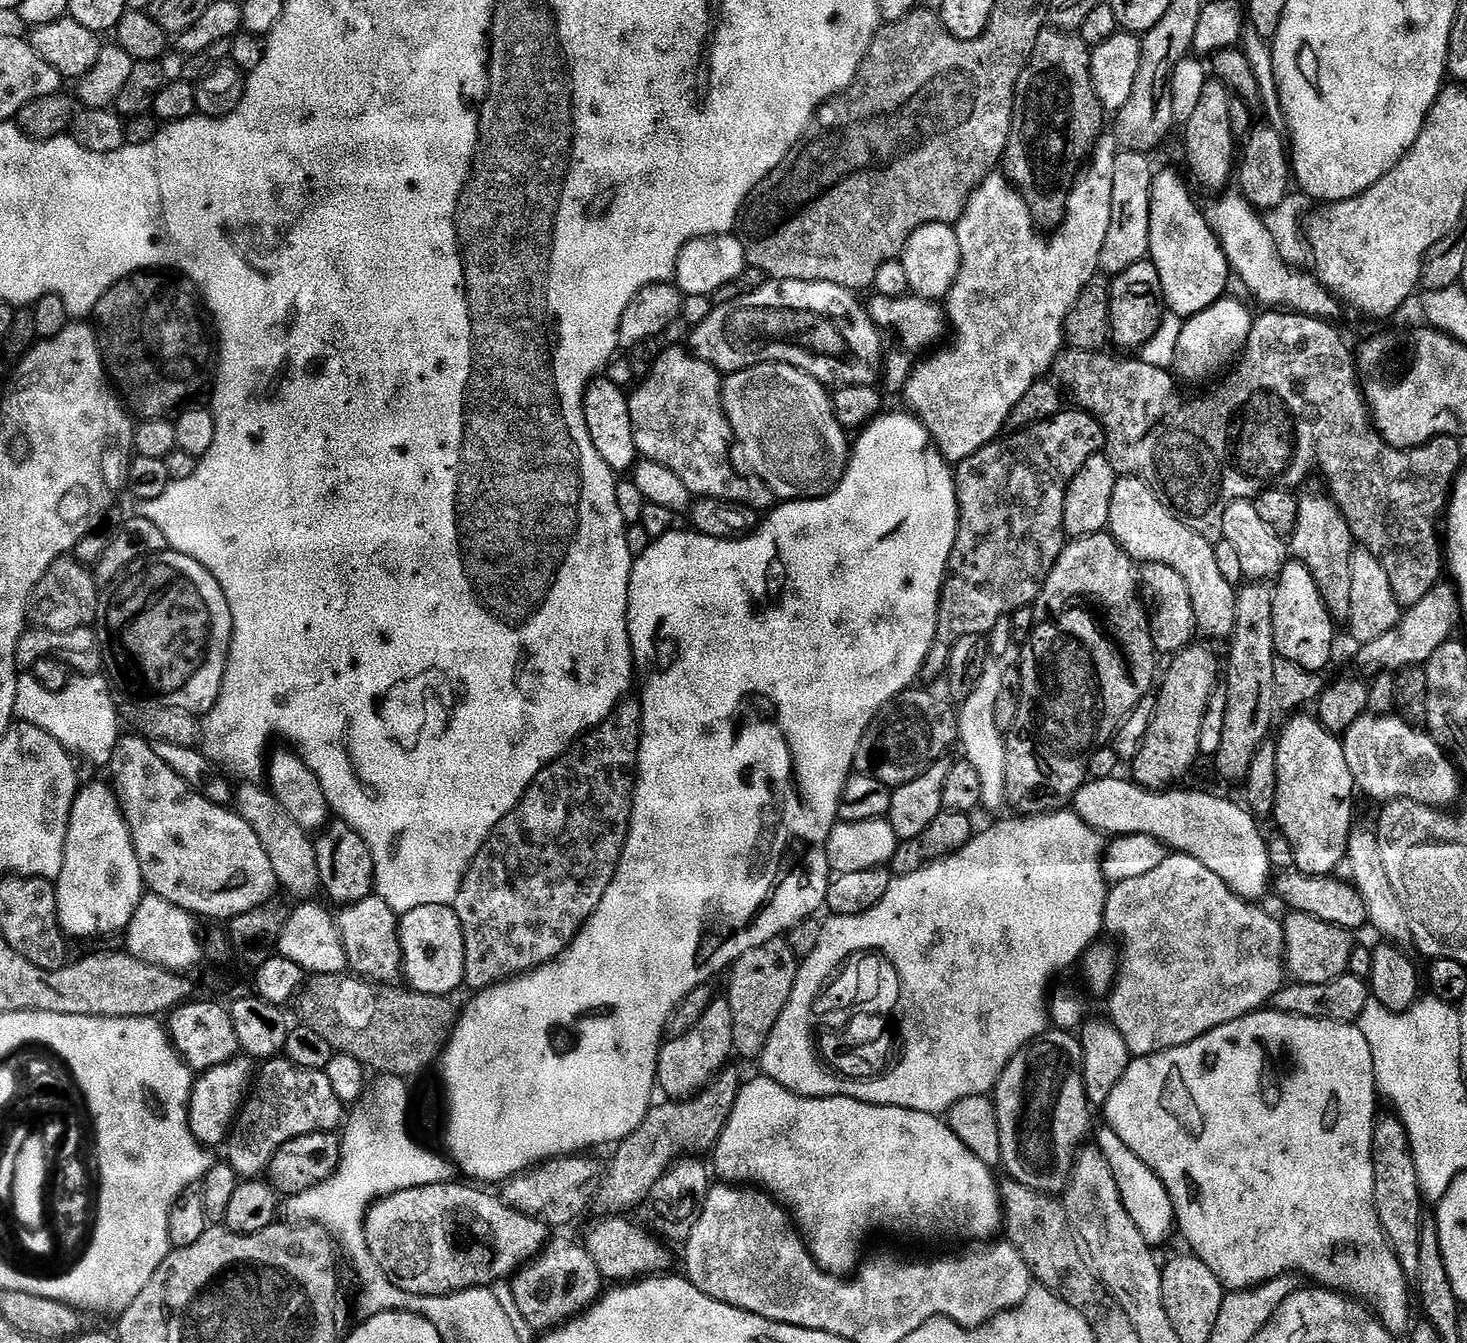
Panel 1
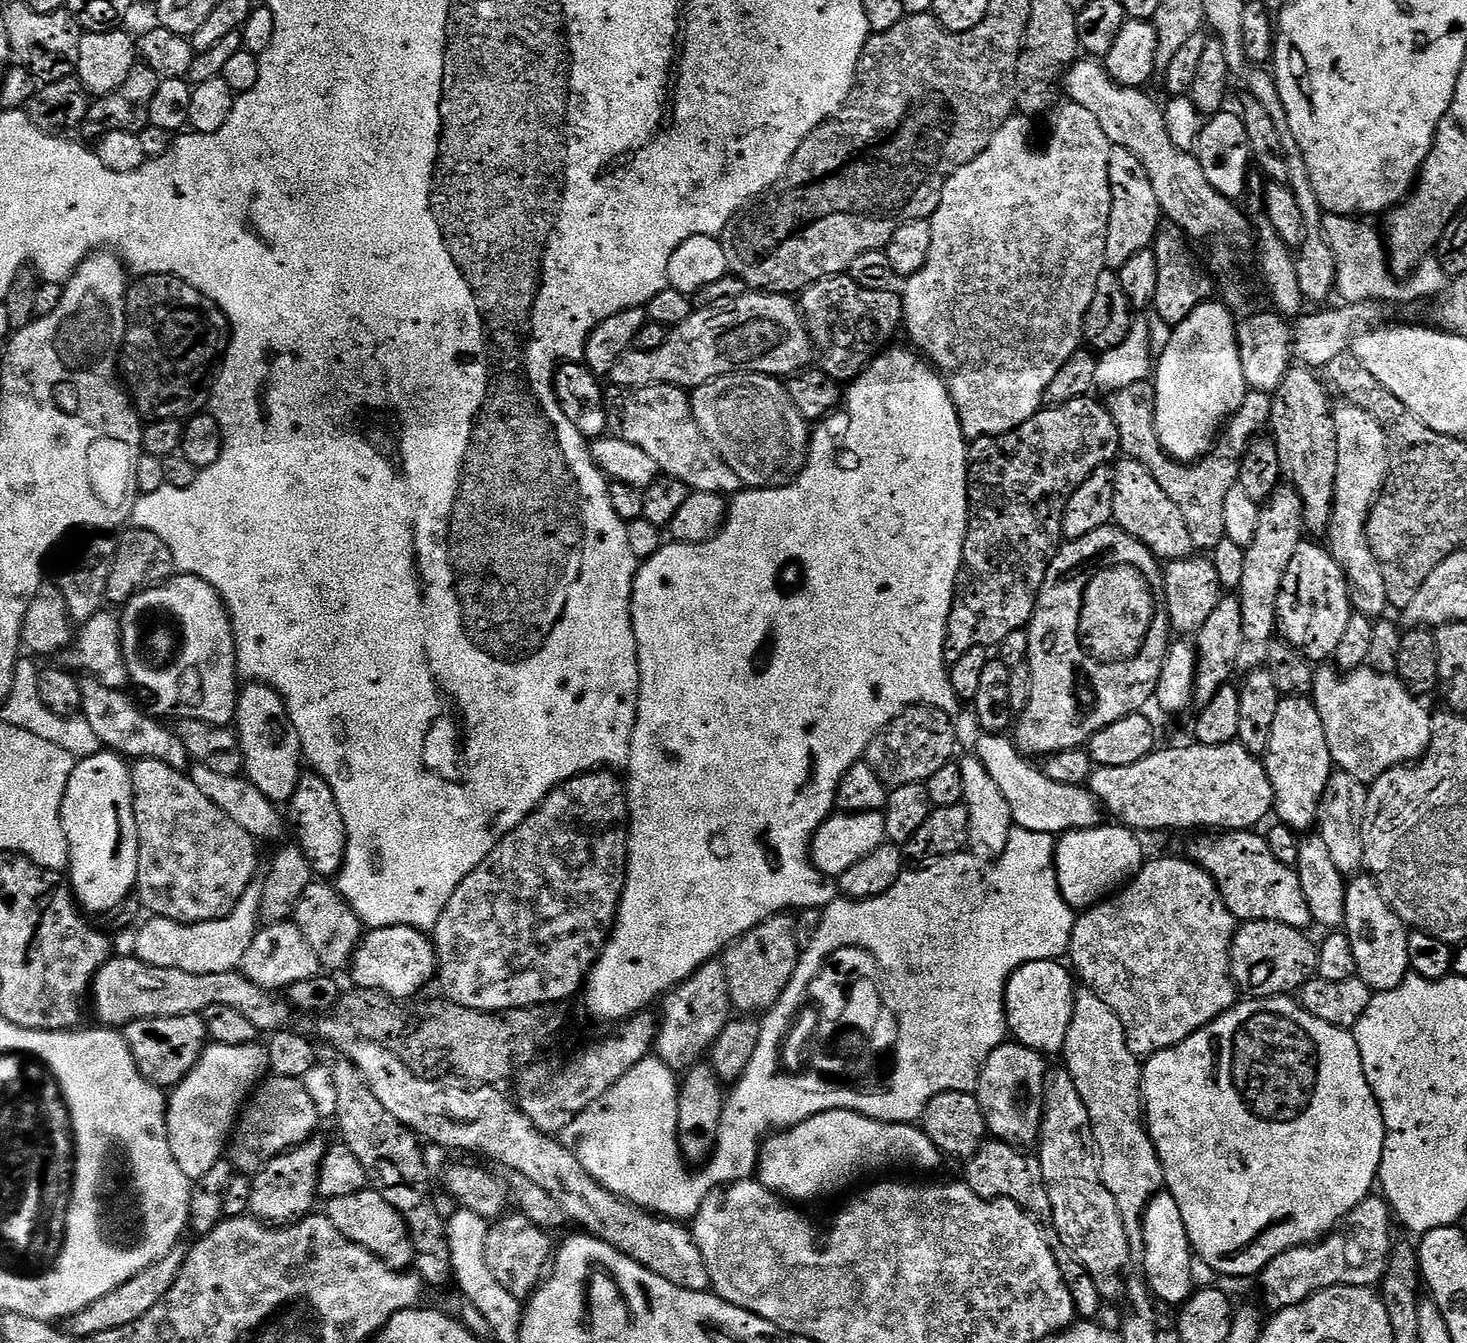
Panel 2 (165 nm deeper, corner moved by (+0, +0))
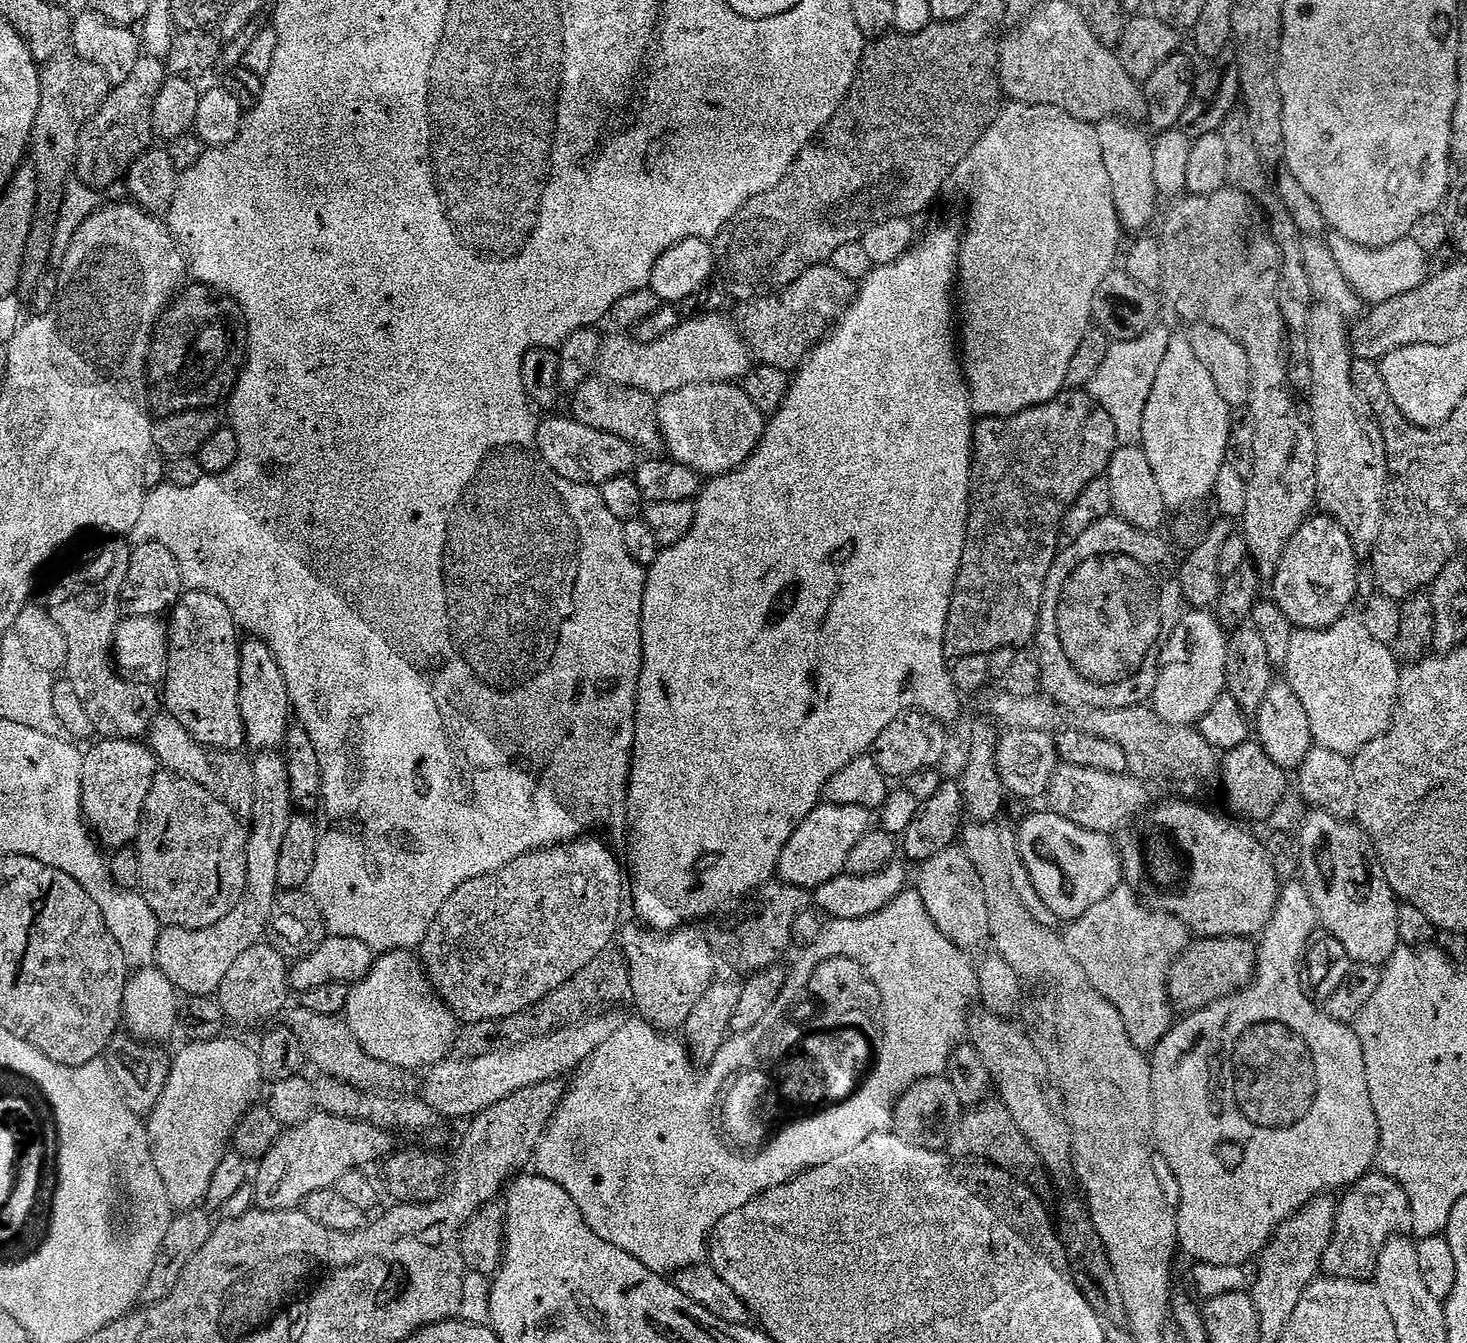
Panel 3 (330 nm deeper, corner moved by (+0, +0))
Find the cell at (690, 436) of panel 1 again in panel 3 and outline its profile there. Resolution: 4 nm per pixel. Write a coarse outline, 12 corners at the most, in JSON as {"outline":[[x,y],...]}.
{"outline":[[589,378],[575,389],[580,423],[656,454],[657,397]]}

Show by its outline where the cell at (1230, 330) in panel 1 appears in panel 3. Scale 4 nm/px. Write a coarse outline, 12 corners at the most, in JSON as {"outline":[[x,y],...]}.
{"outline":[[1174,334],[1142,447],[1169,509],[1213,495],[1230,406]]}

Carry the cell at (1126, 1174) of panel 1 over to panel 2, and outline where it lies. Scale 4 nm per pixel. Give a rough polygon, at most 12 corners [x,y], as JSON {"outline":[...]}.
{"outline":[[1166,1190],[1144,1212],[1143,1277],[1155,1299],[1183,1306],[1194,1253]]}

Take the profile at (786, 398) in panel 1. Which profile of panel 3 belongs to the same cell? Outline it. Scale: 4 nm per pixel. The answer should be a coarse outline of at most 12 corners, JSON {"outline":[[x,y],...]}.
{"outline":[[736,382],[663,397],[667,455],[708,478],[741,468],[766,414]]}

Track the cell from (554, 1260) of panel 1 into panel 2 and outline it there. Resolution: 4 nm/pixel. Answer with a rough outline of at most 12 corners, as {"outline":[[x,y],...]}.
{"outline":[[519,1214],[488,1229],[486,1266],[521,1302],[545,1279],[554,1243]]}

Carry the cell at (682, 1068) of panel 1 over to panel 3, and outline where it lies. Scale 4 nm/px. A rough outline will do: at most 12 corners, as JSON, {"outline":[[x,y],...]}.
{"outline":[[700,926],[618,936],[639,1019],[679,1033],[718,976]]}

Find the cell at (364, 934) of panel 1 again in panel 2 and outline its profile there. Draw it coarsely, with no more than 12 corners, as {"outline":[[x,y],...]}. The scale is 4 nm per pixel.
{"outline":[[313,882],[294,922],[321,969],[340,974],[366,935],[335,887]]}

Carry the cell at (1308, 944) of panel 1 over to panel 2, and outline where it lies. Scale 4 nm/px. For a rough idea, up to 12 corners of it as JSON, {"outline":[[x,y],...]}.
{"outline":[[1241,923],[1232,979],[1260,998],[1287,996],[1317,975],[1307,931]]}

